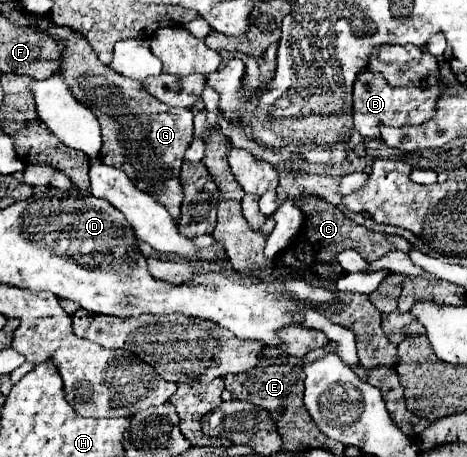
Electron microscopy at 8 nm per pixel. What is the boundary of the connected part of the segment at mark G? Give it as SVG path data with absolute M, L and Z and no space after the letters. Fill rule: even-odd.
M52 25L48 29L52 39L64 43L62 73L72 95L92 111L100 111L98 119L102 125L104 145L100 149L100 159L104 165L114 165L128 173L140 191L150 193L158 203L162 203L172 217L180 215L182 187L180 187L180 167L186 149L194 137L194 115L188 107L170 107L160 103L156 97L148 95L142 85L134 79L118 75L108 65L100 63L90 43L70 27ZM104 111L122 111L122 115L108 115Z

